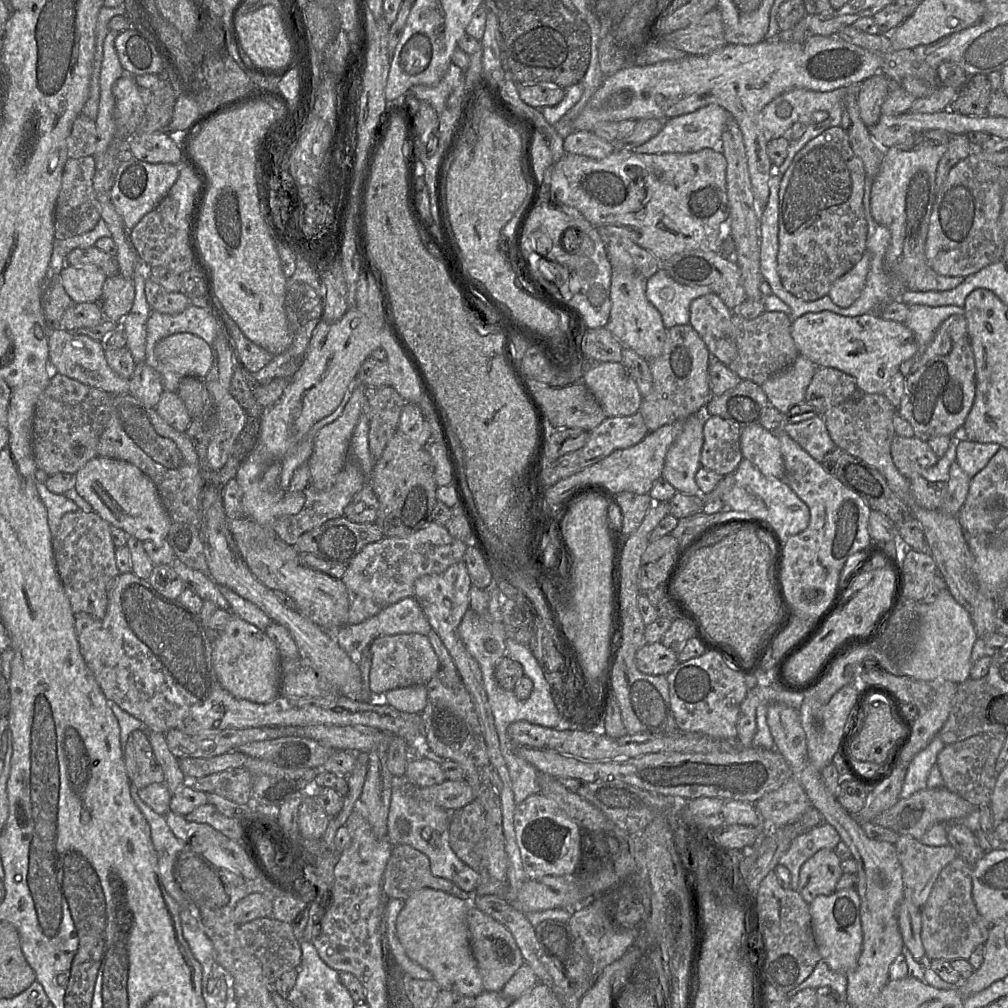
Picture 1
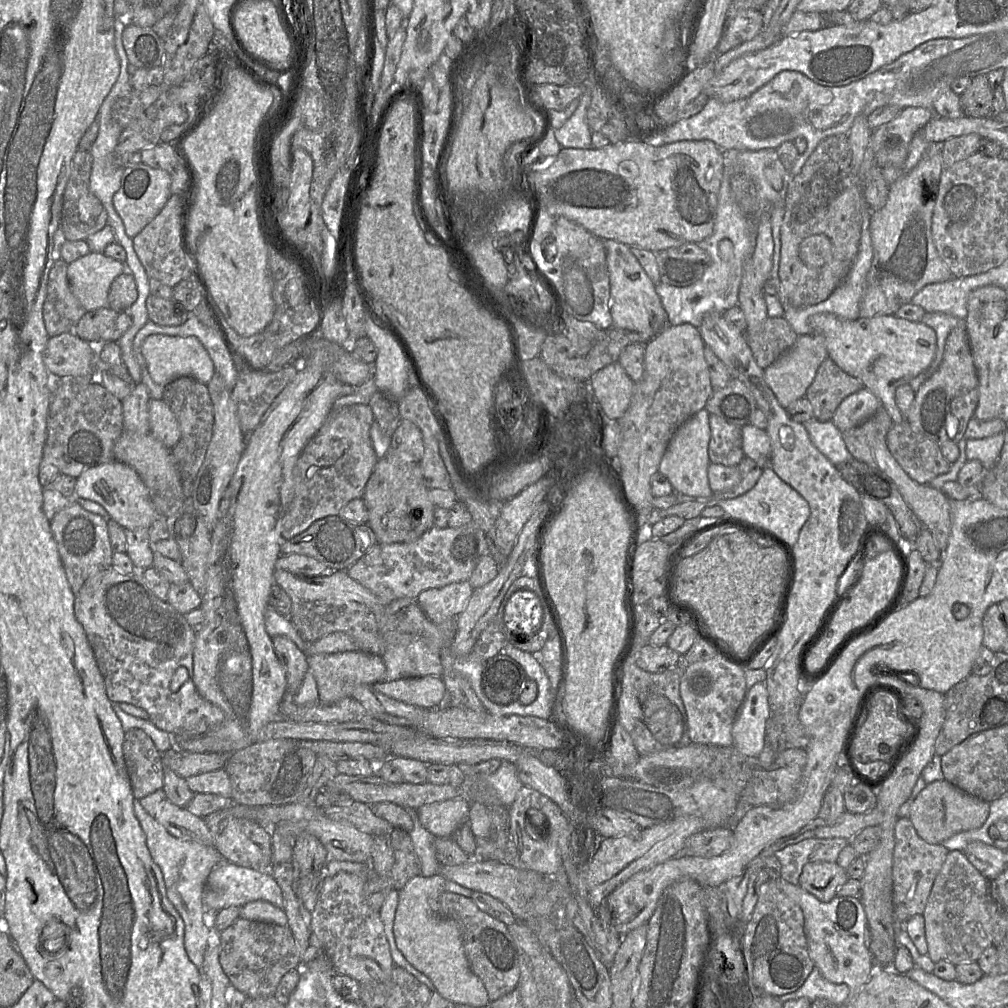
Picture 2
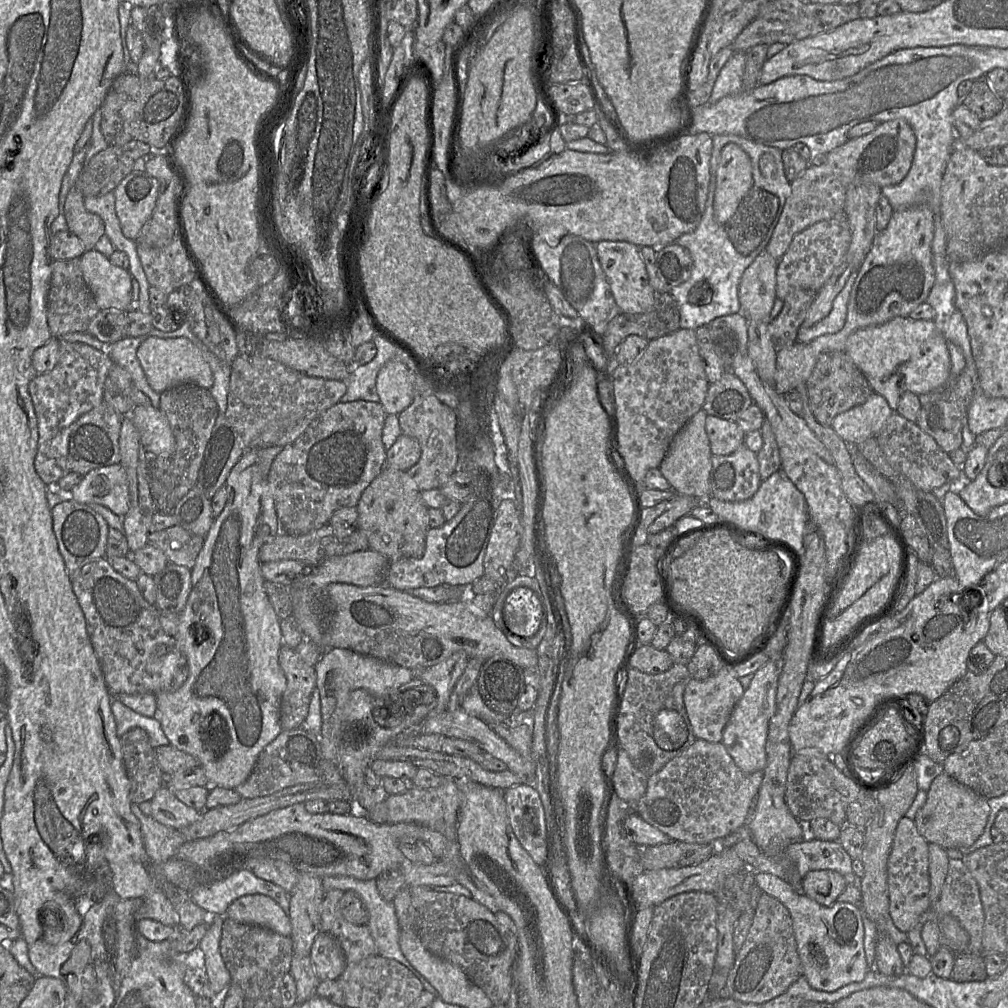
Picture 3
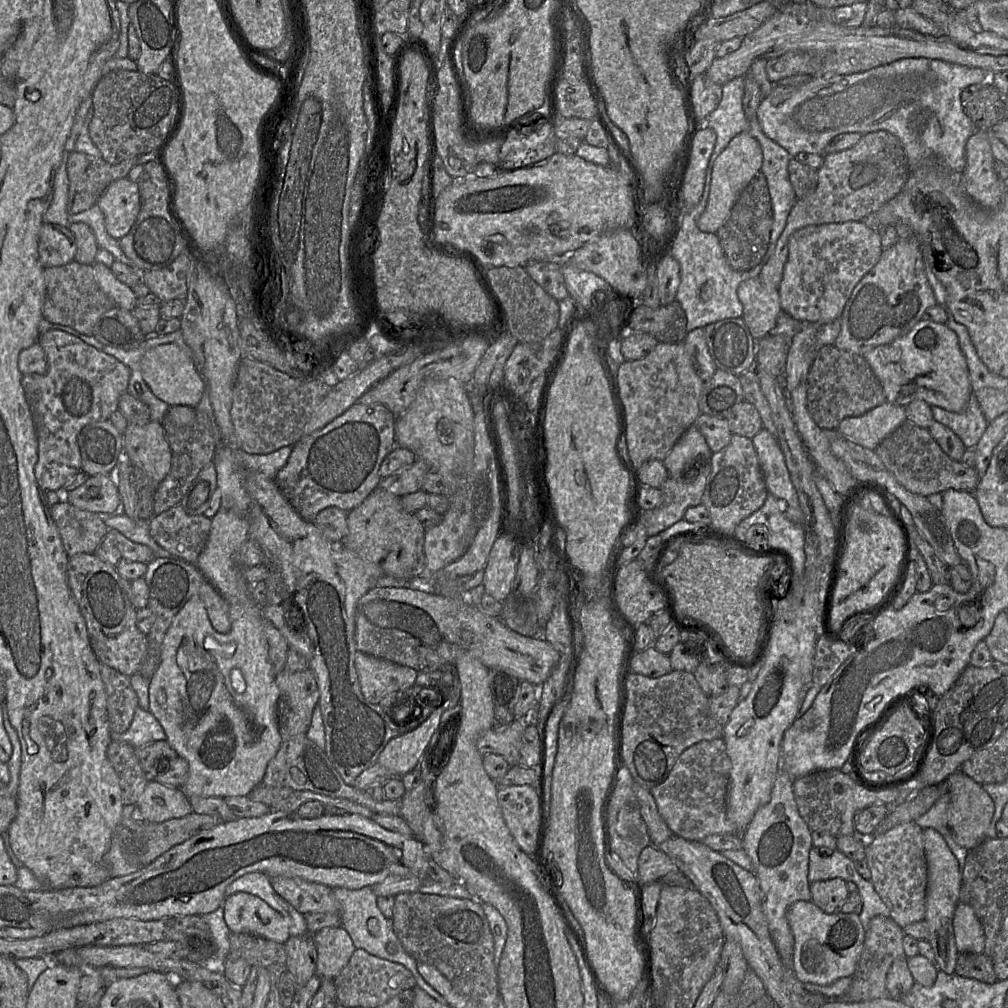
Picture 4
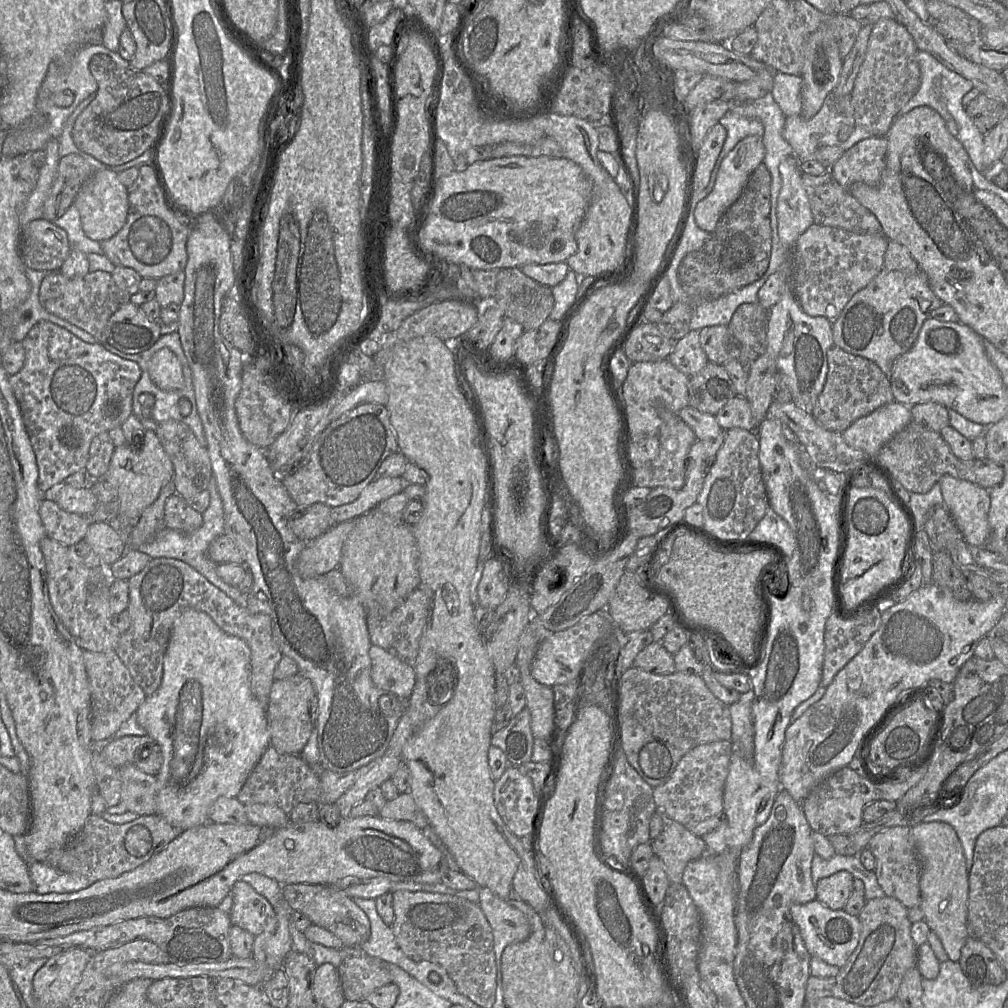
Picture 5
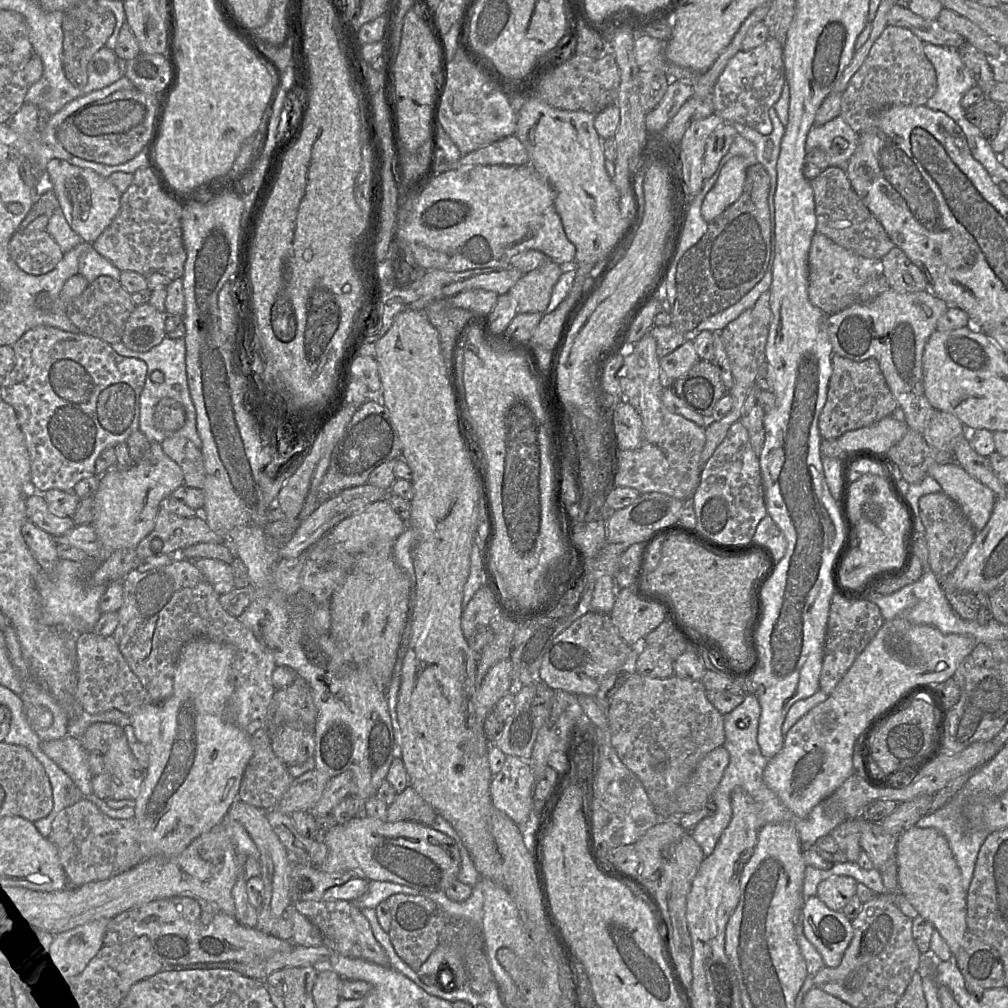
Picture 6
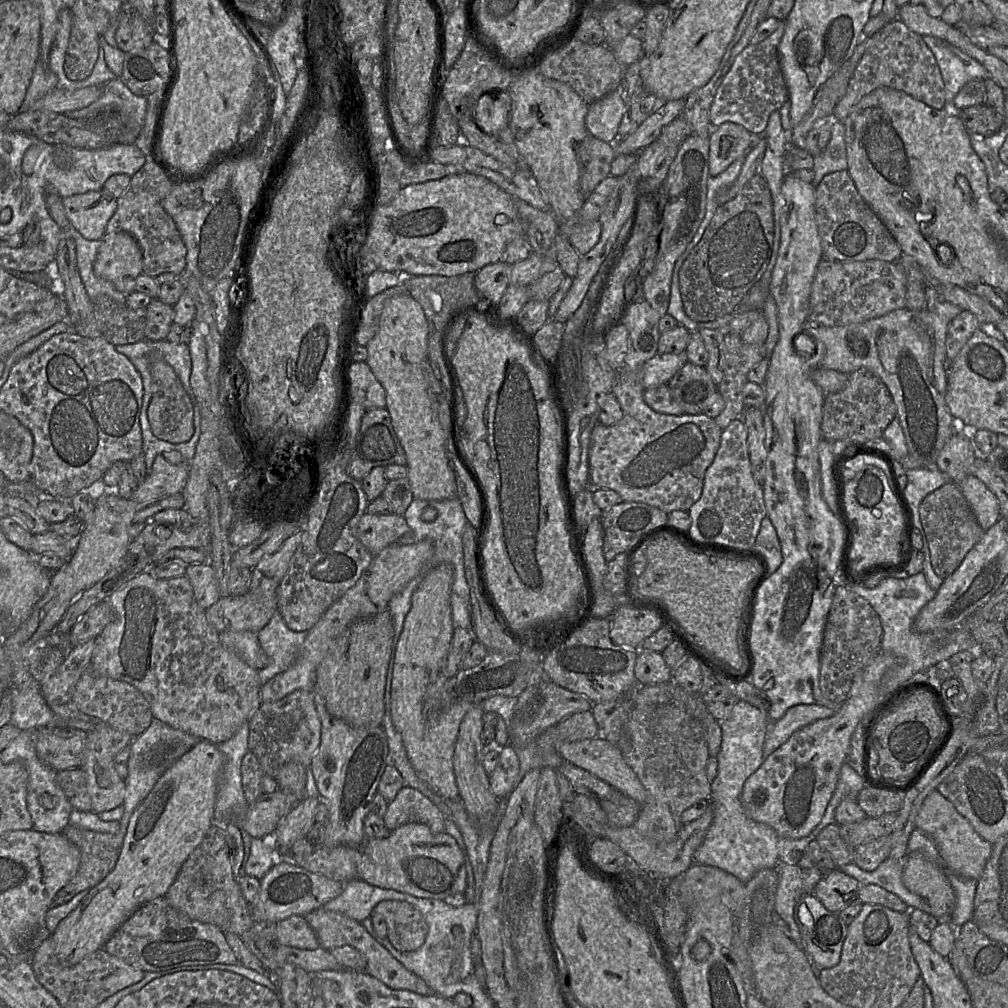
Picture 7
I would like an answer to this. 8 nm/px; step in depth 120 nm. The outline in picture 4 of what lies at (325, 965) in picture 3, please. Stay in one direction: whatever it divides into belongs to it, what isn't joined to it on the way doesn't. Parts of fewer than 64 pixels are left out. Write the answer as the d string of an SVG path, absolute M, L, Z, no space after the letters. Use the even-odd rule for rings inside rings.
M326 927L313 935L317 950L316 975L334 980L356 950L349 934L342 927Z

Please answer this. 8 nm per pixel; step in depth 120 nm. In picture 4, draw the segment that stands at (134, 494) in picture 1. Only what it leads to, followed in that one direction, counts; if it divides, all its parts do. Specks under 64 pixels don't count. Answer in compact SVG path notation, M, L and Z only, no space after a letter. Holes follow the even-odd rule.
M114 474L91 476L80 487L68 491L67 501L73 506L97 514L119 512L121 497Z

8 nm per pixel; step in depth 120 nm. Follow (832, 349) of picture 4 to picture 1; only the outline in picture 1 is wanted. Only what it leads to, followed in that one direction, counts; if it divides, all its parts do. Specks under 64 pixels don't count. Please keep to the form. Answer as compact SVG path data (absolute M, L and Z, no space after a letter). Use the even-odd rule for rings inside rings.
M817 367L805 393L805 401L824 414L860 392L855 378L832 367Z

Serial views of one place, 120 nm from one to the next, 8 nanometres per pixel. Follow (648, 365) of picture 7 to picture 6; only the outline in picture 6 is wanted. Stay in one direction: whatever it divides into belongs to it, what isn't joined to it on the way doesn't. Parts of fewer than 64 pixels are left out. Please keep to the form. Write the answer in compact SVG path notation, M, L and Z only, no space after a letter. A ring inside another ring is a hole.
M692 340L685 342L673 352L659 358L660 382L664 387L673 386L673 383L683 376L697 361L699 357Z

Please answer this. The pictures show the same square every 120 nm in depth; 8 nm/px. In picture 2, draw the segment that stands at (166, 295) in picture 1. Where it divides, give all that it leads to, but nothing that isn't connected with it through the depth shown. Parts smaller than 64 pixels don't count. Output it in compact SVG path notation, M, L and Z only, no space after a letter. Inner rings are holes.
M149 294L146 299L148 320L161 326L183 324L190 316L187 309L175 299L164 299Z

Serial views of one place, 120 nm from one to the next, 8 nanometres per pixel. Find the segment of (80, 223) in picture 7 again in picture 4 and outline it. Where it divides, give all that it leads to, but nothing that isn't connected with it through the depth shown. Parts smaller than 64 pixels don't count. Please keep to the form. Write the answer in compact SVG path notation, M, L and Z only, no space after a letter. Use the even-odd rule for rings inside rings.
M128 177L113 181L96 204L104 214L107 233L119 240L135 223L140 211L138 183Z

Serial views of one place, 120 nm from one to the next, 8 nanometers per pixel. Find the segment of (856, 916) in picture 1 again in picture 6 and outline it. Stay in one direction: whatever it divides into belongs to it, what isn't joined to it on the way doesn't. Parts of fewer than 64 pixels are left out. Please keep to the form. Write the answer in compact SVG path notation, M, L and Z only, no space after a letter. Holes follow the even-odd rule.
M817 895L806 898L801 909L801 917L804 935L821 955L825 966L830 968L839 966L853 938L852 921L842 911L829 909Z

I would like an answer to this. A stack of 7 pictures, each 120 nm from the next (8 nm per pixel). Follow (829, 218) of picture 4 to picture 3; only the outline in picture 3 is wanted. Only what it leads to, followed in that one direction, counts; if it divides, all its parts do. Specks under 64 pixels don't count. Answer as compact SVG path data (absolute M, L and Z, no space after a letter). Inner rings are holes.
M902 119L892 120L881 123L870 134L847 140L818 163L810 164L791 182L791 195L766 247L767 252L779 261L797 234L820 221L843 217L846 192L851 183L866 182L880 188L900 183L912 166L916 145L912 127Z

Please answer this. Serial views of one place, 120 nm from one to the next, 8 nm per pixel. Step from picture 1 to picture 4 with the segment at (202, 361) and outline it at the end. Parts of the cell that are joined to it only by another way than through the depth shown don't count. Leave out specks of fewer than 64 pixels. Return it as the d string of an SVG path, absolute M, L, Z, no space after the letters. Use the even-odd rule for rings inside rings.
M175 343L157 345L147 350L141 359L143 379L156 397L170 406L195 407L201 400L205 382L193 361Z

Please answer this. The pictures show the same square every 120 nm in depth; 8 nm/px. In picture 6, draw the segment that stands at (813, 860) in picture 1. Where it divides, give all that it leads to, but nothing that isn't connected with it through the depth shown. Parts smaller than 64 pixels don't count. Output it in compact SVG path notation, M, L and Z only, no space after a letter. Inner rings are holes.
M833 875L818 884L817 896L829 909L842 911L856 894L857 883L851 876Z

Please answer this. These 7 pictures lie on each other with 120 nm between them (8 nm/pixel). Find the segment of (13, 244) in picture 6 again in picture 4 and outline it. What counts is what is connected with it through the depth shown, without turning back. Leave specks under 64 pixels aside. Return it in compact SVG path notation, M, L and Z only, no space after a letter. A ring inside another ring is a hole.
M43 223L38 239L39 261L44 268L62 266L73 261L77 246L68 227Z

